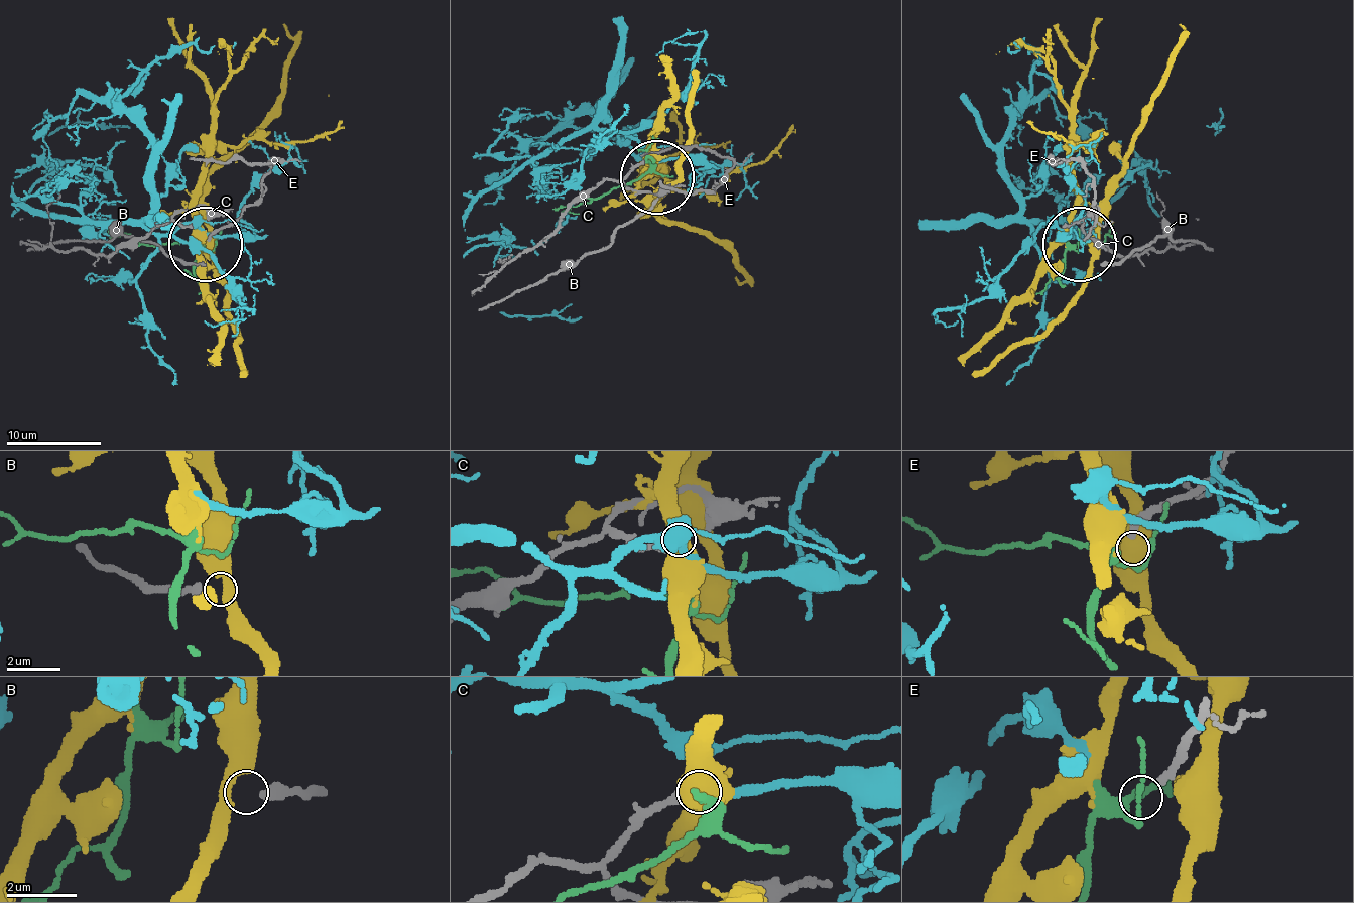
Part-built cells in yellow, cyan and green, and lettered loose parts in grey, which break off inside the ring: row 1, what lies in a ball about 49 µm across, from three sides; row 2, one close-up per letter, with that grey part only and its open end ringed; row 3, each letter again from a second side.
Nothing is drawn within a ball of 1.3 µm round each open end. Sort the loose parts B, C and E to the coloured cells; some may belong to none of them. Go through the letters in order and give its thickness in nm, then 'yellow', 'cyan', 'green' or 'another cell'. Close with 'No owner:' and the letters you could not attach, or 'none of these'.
B: calibre 300 nm; yellow
C: calibre 260 nm; another cell
E: calibre 240 nm; another cell
No owner: C, E

